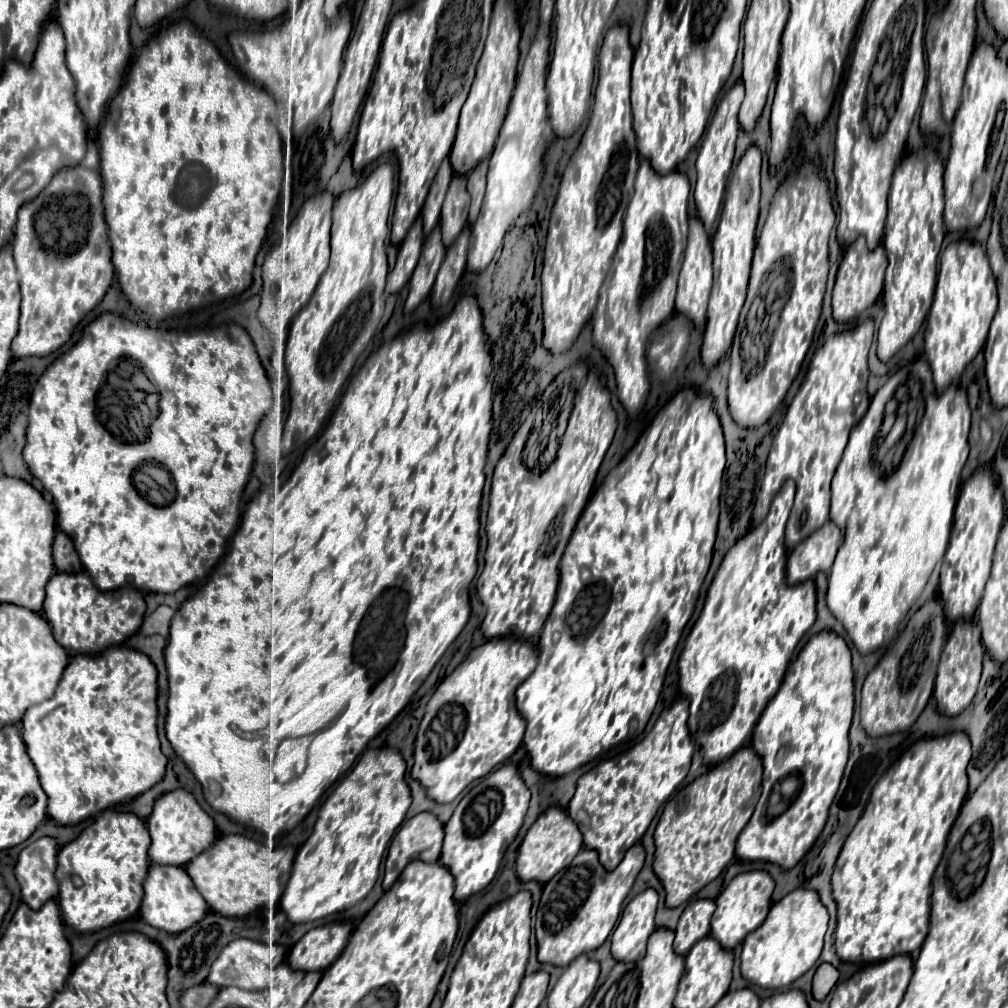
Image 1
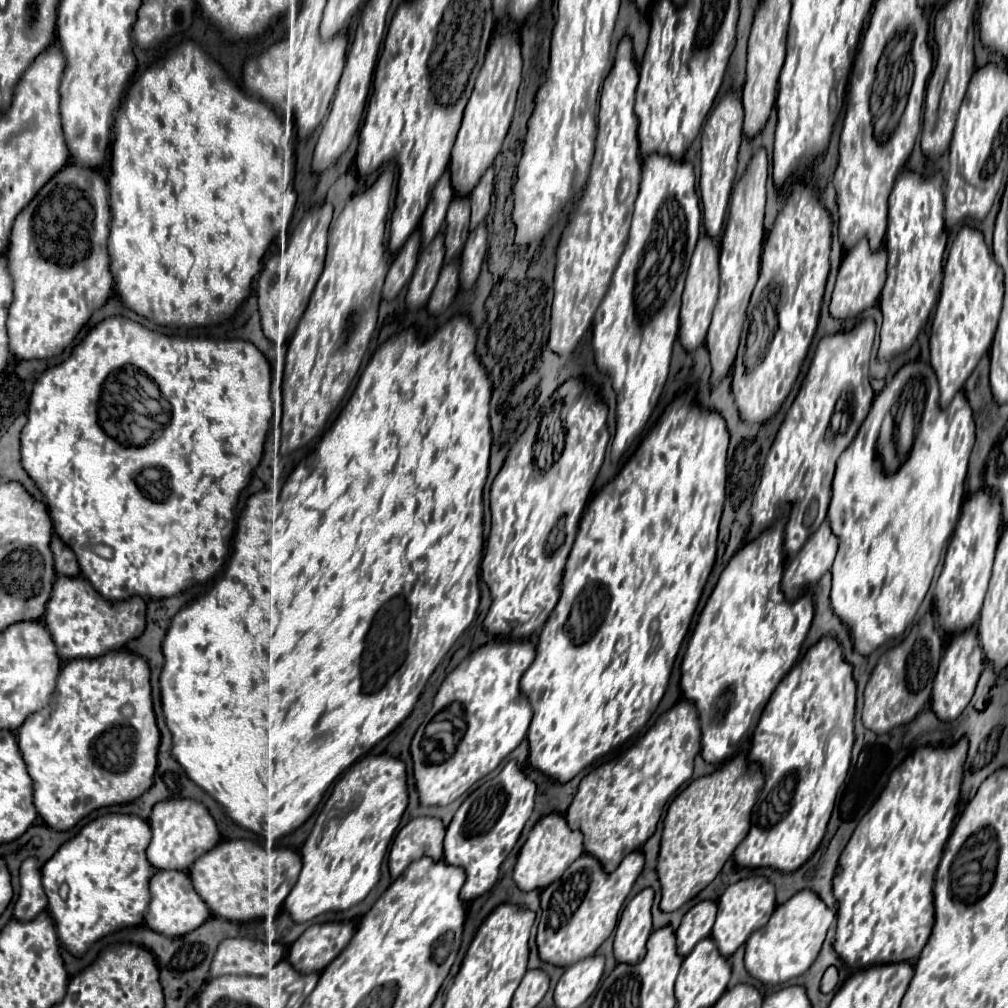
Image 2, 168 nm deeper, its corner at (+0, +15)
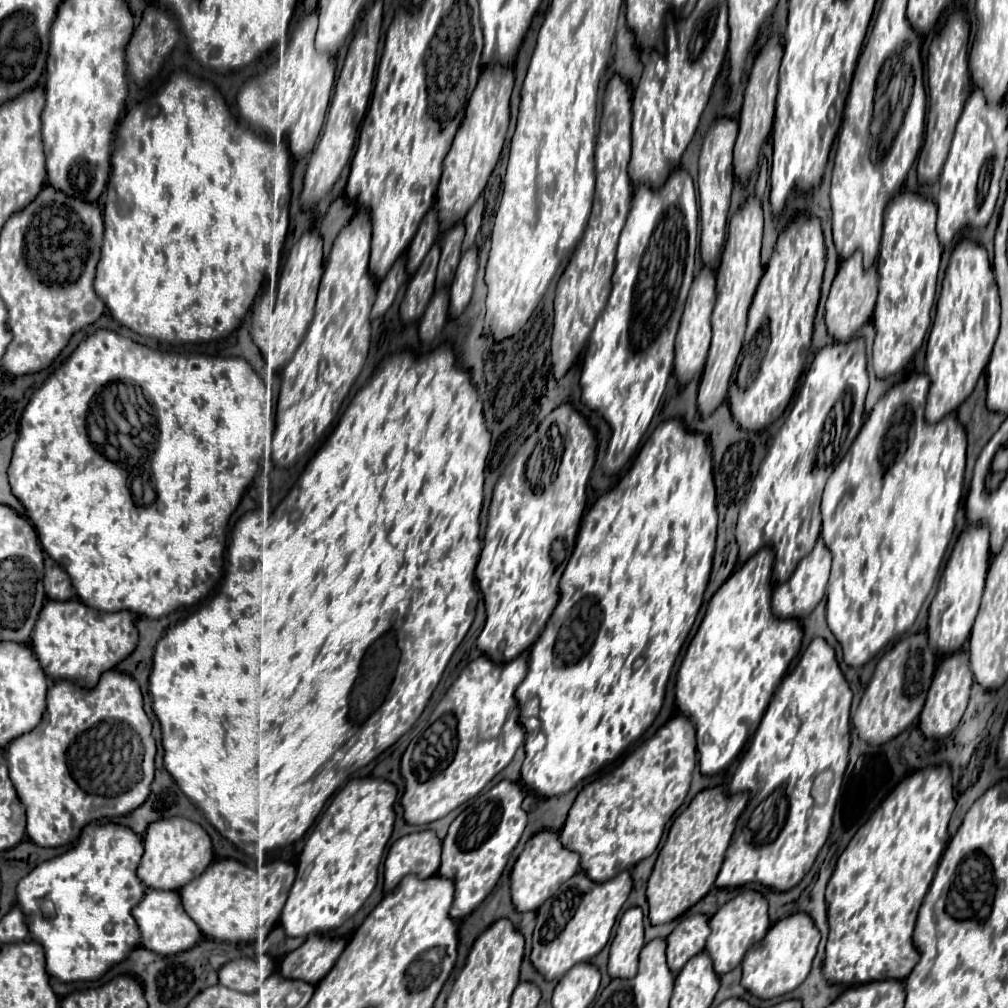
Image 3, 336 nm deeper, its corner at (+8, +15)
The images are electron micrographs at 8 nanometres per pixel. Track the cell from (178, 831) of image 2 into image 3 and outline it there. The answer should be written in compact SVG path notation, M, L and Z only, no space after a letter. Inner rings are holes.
M185 817L153 821L143 835L143 847L145 853L141 857L137 877L151 889L179 891L181 885L185 885L185 881L191 881L193 877L201 875L205 867L213 861L211 837L199 823L193 823Z

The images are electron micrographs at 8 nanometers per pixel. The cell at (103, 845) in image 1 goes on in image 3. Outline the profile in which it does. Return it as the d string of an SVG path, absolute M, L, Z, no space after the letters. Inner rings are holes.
M89 823L69 851L39 863L19 881L17 903L25 911L31 939L39 941L45 949L49 975L65 983L95 981L111 965L125 959L129 949L141 943L137 923L131 915L131 909L145 895L145 885L137 877L141 853L141 837L125 829L125 825ZM45 897L55 905L53 917L41 909ZM107 925L111 925L111 931L105 929Z

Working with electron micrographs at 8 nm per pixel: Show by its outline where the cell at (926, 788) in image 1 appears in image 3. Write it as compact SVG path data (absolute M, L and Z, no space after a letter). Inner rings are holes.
M935 765L917 769L907 775L899 785L883 799L883 803L871 813L871 817L853 835L835 871L827 883L827 915L829 915L829 941L825 953L825 977L831 983L861 985L881 979L905 979L915 963L919 951L913 943L913 927L921 901L931 885L941 853L949 841L947 823L955 807L951 769L949 765Z

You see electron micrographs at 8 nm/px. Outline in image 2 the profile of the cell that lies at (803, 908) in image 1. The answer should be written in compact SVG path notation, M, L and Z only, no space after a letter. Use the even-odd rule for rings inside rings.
M805 889L797 893L775 909L773 917L763 929L755 931L749 937L745 945L745 969L751 977L759 979L765 985L781 985L803 975L819 955L827 929L833 921L835 911L829 911L829 907L813 891Z

